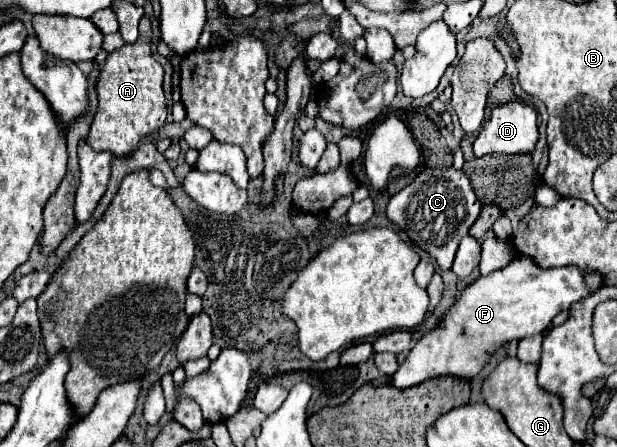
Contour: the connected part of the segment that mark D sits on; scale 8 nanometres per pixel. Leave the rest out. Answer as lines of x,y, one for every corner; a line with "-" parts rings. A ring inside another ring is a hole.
513,100
507,102
503,106
493,108
491,118
485,122
485,126
481,128
481,132
477,134
475,142
473,142
473,150
475,156
485,156
485,154
493,154
493,152
501,152
501,154
523,154
523,152
533,152
535,142
539,138
537,132
537,112
533,106

